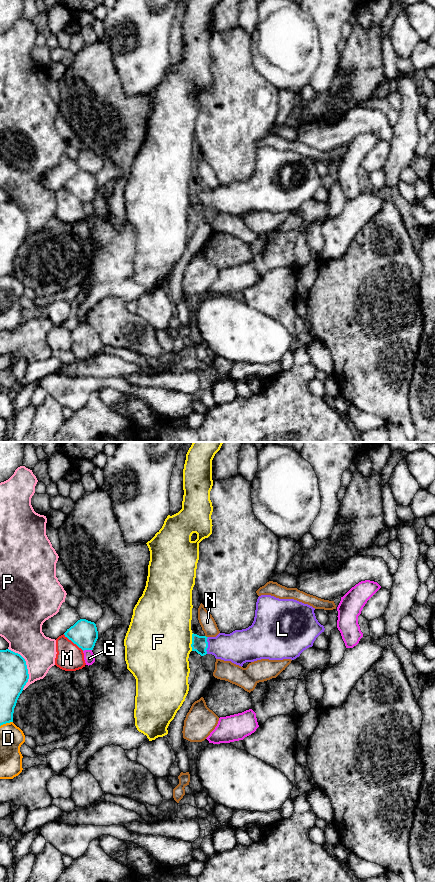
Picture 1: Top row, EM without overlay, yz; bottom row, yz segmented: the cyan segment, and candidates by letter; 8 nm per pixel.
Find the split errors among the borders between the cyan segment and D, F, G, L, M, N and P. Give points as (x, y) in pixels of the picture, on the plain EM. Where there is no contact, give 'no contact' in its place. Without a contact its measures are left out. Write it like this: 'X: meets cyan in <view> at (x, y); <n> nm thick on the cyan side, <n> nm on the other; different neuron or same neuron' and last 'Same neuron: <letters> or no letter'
D: meets cyan in yz at (6, 274); 160 nm thick on the cyan side, 190 nm on the other; different neuron
F: meets cyan in yz at (192, 194); 130 nm thick on the cyan side, 480 nm on the other; different neuron
G: meets cyan in yz at (87, 201); 220 nm thick on the cyan side, 80 nm on the other; different neuron
L: meets cyan in yz at (207, 197); 130 nm thick on the cyan side, 260 nm on the other; same neuron
M: meets cyan in yz at (73, 194); 220 nm thick on the cyan side, 220 nm on the other; different neuron
N: meets cyan in yz at (205, 188); 130 nm thick on the cyan side, 120 nm on the other; different neuron
P: meets cyan in yz at (26, 218); 220 nm thick on the cyan side, 280 nm on the other; different neuron
Same neuron: L

